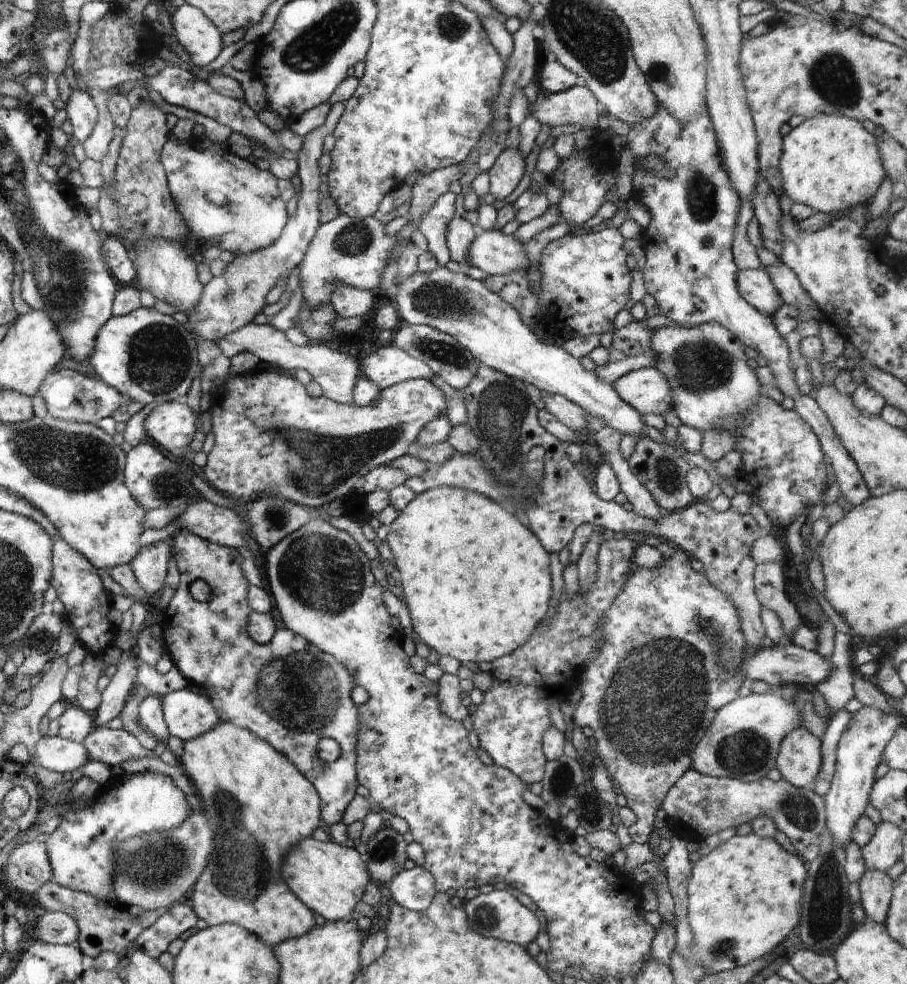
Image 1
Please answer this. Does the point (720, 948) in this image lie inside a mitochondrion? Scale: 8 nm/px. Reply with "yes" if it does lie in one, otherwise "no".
yes

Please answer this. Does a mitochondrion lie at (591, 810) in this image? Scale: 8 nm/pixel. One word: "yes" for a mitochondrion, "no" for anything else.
yes

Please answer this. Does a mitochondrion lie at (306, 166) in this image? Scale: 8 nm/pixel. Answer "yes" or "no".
no

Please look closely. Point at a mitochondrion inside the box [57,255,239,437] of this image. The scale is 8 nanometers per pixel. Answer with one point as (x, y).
(159, 356)

